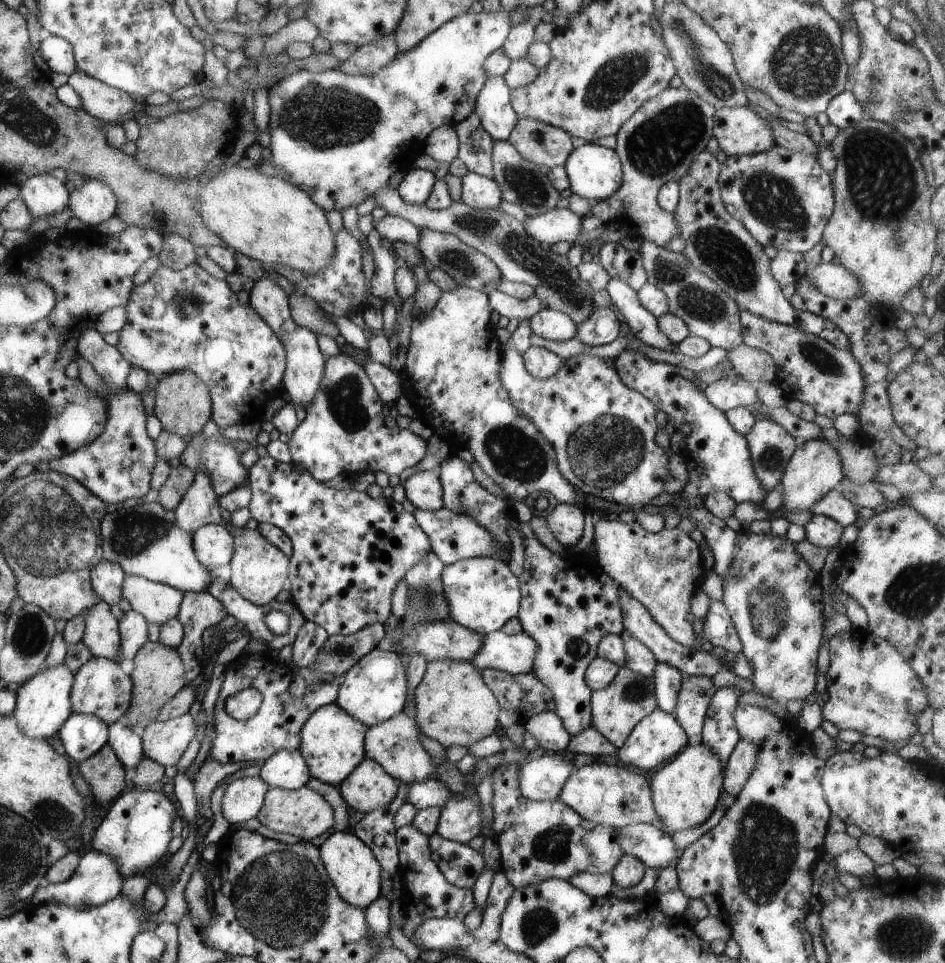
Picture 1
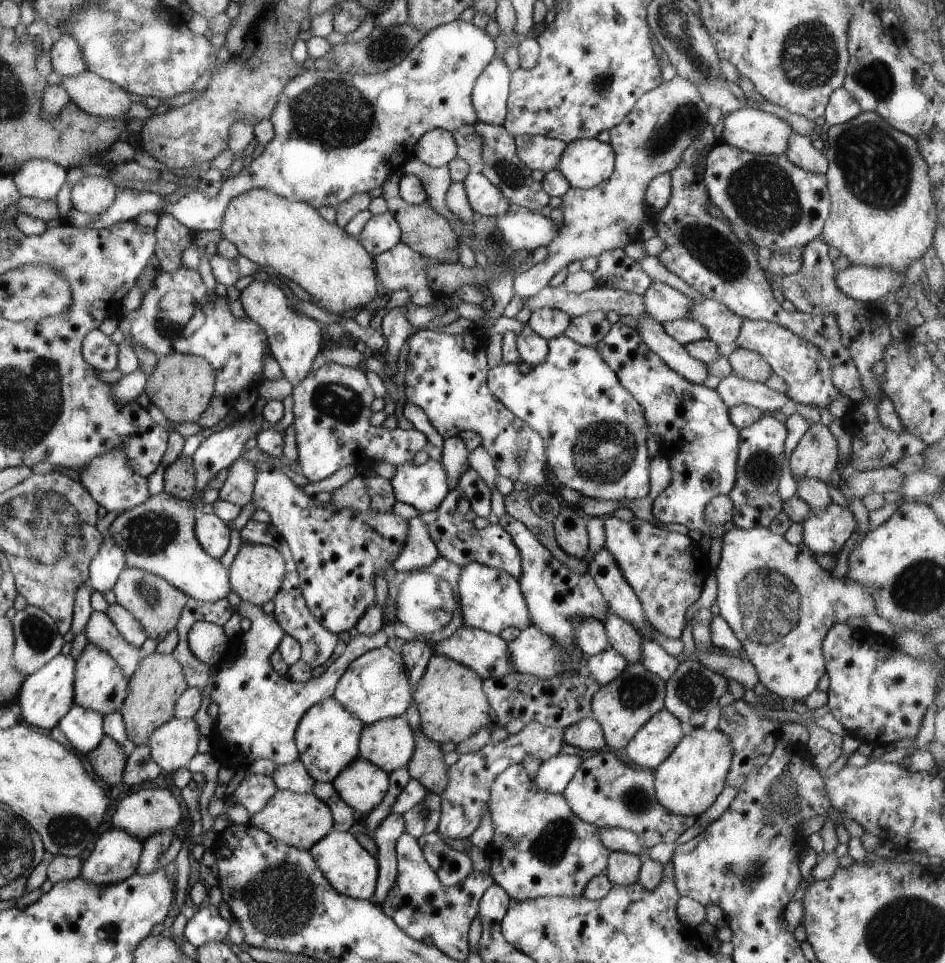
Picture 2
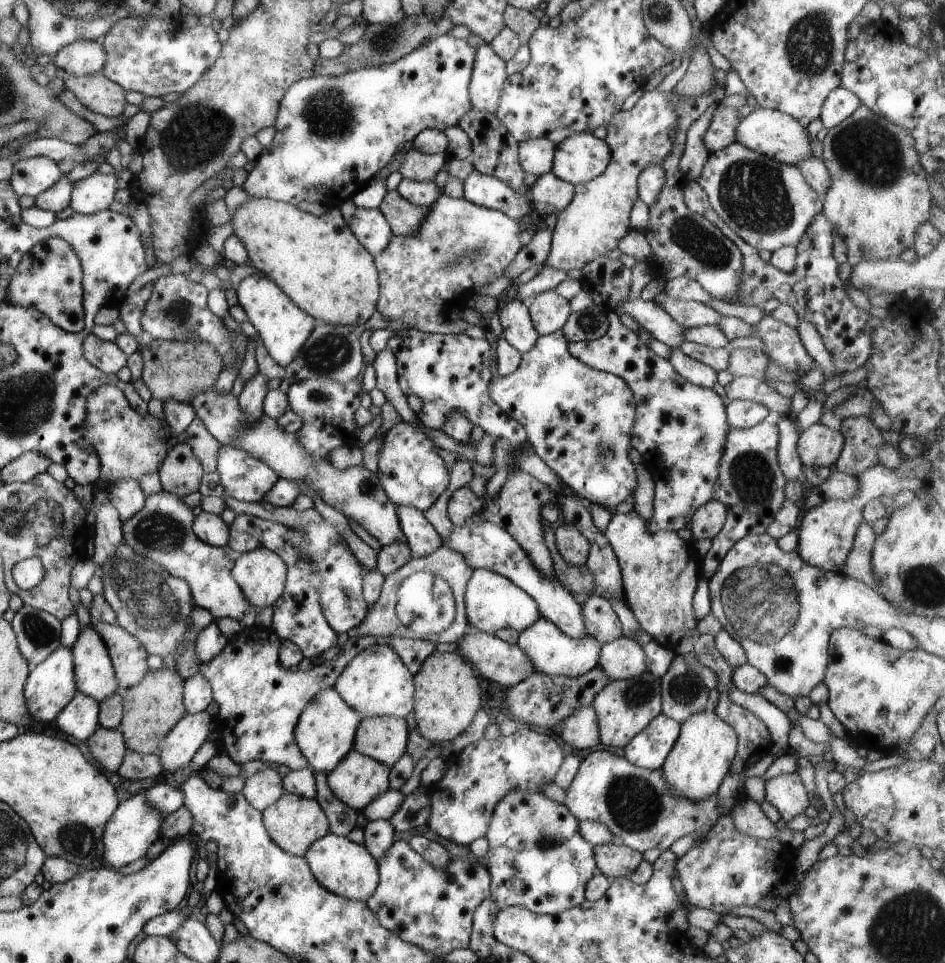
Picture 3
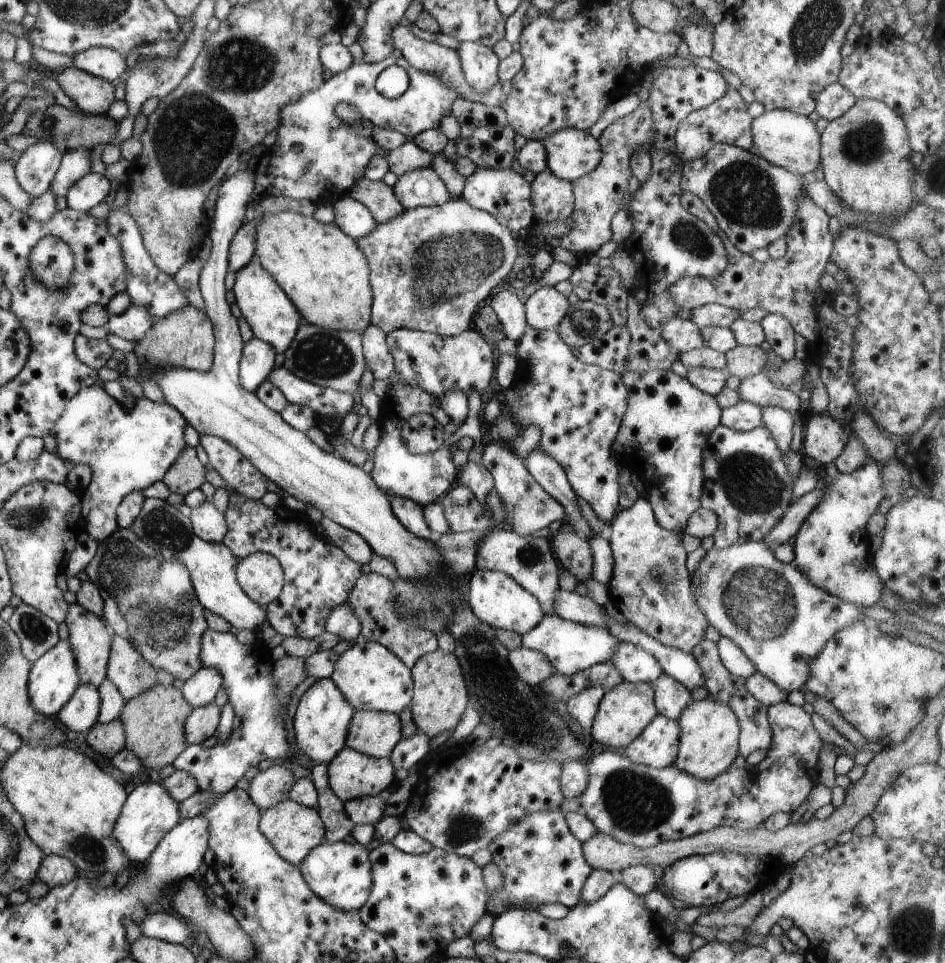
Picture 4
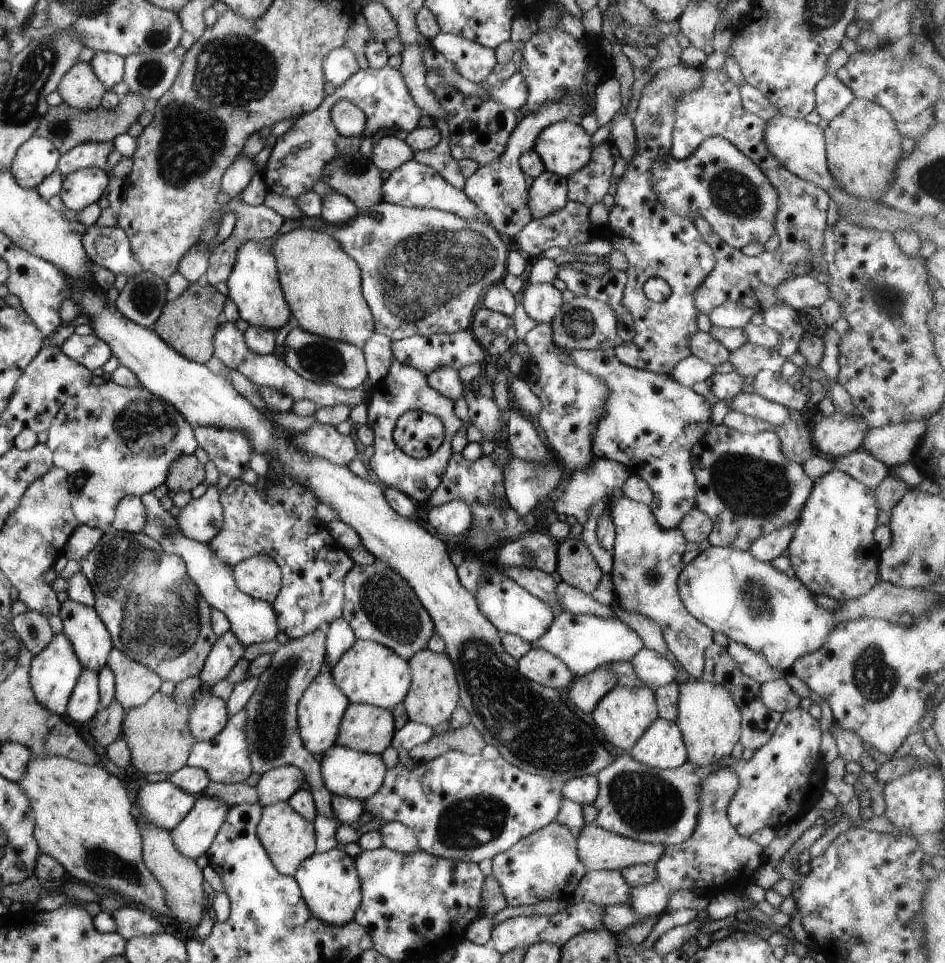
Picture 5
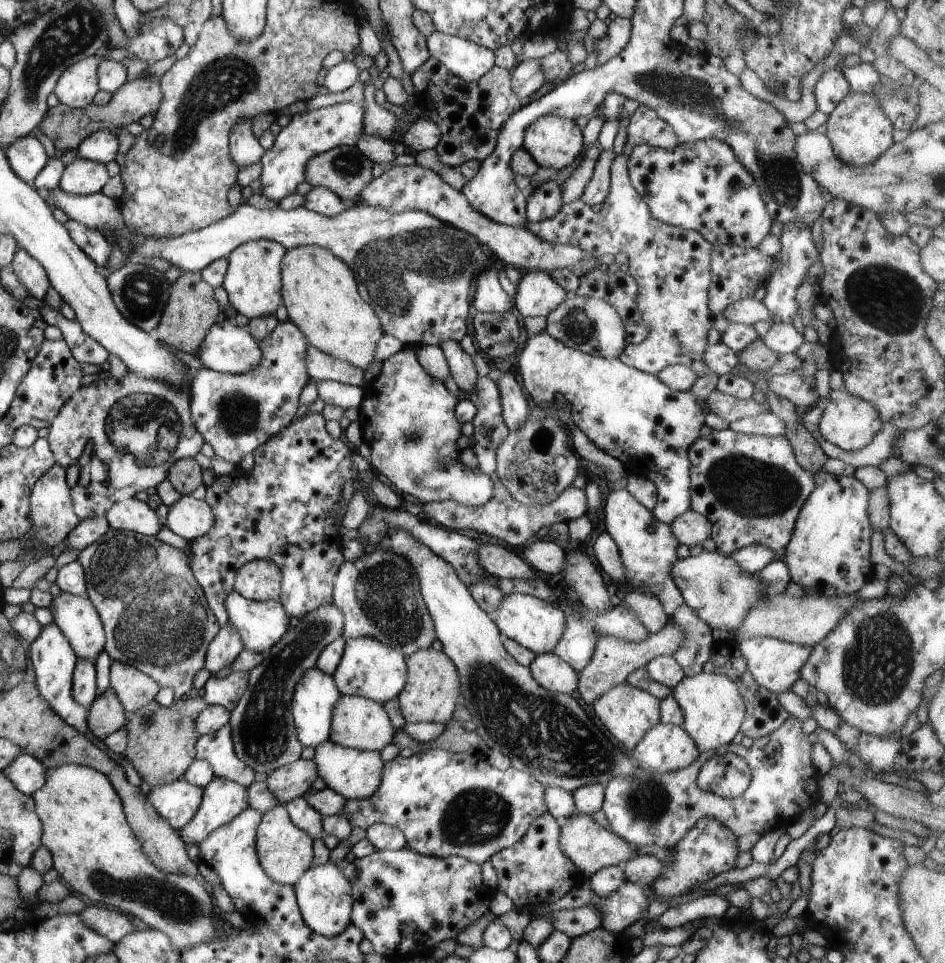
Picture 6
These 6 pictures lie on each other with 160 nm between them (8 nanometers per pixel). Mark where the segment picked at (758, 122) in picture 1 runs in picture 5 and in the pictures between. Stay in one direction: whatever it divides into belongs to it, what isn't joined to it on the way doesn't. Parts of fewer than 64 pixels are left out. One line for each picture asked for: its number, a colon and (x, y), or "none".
2: (750, 130)
3: (780, 137)
4: (786, 139)
5: (800, 147)

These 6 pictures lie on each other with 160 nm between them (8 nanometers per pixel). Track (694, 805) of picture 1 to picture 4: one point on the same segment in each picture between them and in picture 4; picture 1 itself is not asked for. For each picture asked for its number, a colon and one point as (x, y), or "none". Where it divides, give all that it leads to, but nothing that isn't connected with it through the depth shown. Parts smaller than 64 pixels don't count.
2: (687, 783)
3: (695, 768)
4: (709, 741)

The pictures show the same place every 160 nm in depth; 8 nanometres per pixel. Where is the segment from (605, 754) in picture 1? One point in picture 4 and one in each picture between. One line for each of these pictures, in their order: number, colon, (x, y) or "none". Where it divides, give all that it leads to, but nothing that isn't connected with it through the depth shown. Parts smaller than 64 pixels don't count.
2: (586, 734)
3: (581, 731)
4: (583, 707)

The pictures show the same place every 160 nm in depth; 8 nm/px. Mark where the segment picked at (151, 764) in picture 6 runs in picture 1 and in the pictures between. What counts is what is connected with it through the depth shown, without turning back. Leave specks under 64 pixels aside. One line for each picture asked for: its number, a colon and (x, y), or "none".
1: (158, 675)
2: (154, 688)
3: (151, 708)
4: (154, 722)
5: (157, 734)

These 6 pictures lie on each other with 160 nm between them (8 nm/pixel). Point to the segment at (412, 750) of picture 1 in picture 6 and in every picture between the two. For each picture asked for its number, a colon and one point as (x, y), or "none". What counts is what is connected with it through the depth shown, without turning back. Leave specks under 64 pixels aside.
2: (389, 744)
3: (383, 738)
4: (376, 734)
5: (368, 729)
6: (357, 722)

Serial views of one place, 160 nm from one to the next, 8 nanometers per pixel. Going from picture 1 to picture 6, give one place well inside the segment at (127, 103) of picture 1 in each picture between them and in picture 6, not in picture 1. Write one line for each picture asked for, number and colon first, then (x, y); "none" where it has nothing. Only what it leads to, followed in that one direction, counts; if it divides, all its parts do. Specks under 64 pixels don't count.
2: (94, 95)
3: (98, 93)
4: (92, 95)
5: (80, 88)
6: (78, 84)

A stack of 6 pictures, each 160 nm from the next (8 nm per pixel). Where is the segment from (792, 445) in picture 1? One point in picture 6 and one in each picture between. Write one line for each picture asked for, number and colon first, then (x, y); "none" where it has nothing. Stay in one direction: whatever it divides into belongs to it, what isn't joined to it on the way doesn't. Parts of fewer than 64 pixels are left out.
2: (761, 454)
3: (751, 486)
4: (747, 485)
5: (746, 485)
6: (751, 488)

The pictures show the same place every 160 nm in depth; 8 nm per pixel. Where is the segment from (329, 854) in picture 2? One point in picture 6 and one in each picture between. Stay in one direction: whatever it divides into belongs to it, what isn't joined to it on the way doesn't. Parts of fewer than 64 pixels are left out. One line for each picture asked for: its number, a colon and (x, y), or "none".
3: (347, 869)
4: (339, 874)
5: (329, 882)
6: (324, 898)

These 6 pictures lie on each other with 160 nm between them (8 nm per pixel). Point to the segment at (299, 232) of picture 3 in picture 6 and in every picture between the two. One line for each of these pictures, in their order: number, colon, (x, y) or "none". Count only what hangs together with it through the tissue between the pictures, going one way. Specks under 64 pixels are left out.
4: (321, 270)
5: (322, 285)
6: (320, 293)

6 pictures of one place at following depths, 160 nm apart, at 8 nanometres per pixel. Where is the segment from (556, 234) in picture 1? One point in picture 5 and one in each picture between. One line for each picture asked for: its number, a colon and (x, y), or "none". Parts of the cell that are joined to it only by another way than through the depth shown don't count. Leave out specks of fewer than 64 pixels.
2: (526, 230)
3: (425, 280)
4: (432, 268)
5: (423, 271)

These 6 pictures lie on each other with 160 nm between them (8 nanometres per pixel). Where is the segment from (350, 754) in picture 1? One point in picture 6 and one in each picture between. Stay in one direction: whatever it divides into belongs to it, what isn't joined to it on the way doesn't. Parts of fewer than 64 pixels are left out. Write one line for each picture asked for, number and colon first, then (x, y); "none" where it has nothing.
2: (327, 737)
3: (325, 731)
4: (321, 722)
5: (320, 711)
6: (315, 695)

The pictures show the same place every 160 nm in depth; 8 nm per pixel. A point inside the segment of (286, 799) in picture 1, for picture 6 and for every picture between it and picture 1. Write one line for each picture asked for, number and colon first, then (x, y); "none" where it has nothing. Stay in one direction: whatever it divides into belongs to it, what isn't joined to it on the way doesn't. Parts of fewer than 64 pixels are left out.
2: (299, 820)
3: (294, 822)
4: (294, 831)
5: (289, 839)
6: (285, 852)

